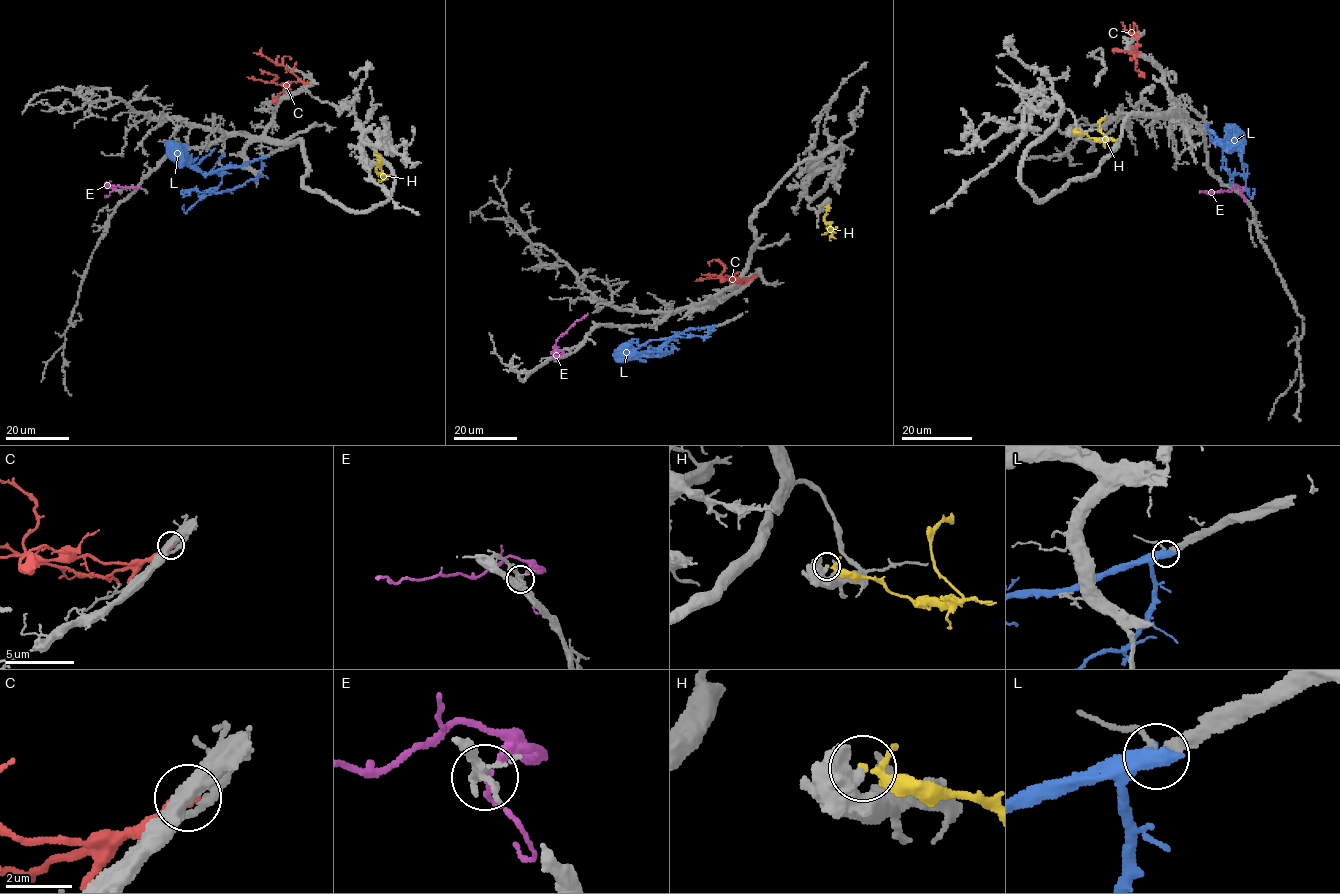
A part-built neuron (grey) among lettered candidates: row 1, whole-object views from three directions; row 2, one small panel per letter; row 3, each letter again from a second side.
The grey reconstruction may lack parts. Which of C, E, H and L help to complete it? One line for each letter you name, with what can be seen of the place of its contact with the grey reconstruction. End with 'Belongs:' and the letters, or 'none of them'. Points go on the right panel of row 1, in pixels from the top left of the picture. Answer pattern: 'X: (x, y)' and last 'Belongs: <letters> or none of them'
E: (1240, 192)
L: (1206, 125)
Belongs: E, L

